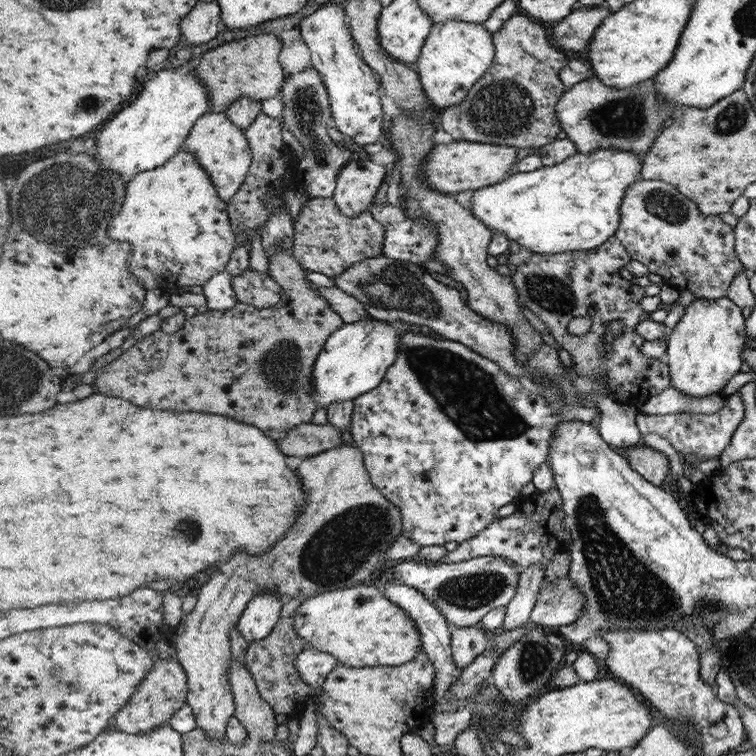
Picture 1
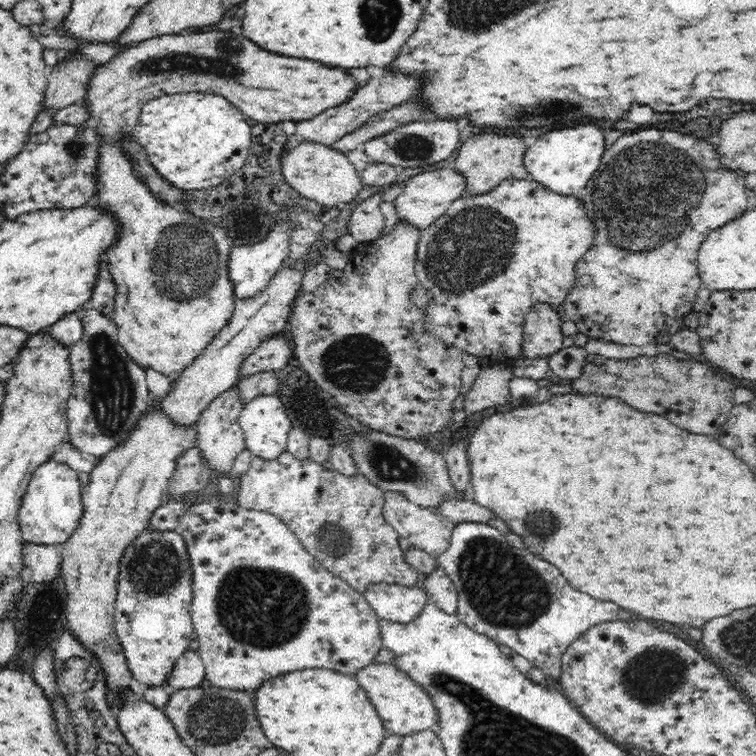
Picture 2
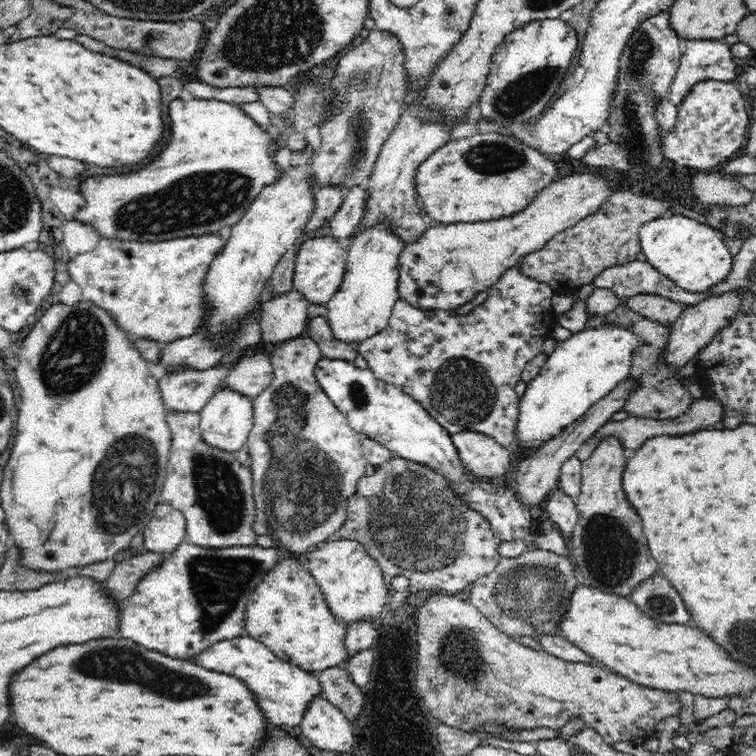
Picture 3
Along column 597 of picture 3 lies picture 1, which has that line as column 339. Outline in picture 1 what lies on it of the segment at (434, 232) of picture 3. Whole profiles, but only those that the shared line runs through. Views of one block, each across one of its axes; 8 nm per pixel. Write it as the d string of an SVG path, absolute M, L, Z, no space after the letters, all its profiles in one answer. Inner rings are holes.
M369 160L350 161L344 170L340 171L339 184L336 187L335 195L331 198L339 205L344 216L358 216L368 210L368 206L374 202L374 196L382 184L382 178L386 174L384 165L379 165Z

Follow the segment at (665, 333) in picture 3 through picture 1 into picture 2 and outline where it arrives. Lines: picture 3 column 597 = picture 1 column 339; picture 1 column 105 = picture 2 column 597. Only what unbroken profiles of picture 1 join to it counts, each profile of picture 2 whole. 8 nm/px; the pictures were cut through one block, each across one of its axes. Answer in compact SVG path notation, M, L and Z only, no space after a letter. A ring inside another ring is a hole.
M671 353L626 360L608 359L602 366L587 363L582 376L572 380L572 384L577 392L616 397L636 410L664 416L678 428L686 428L692 434L711 436L726 422L733 408L731 400L736 388L731 380L714 375L706 364L677 360Z

